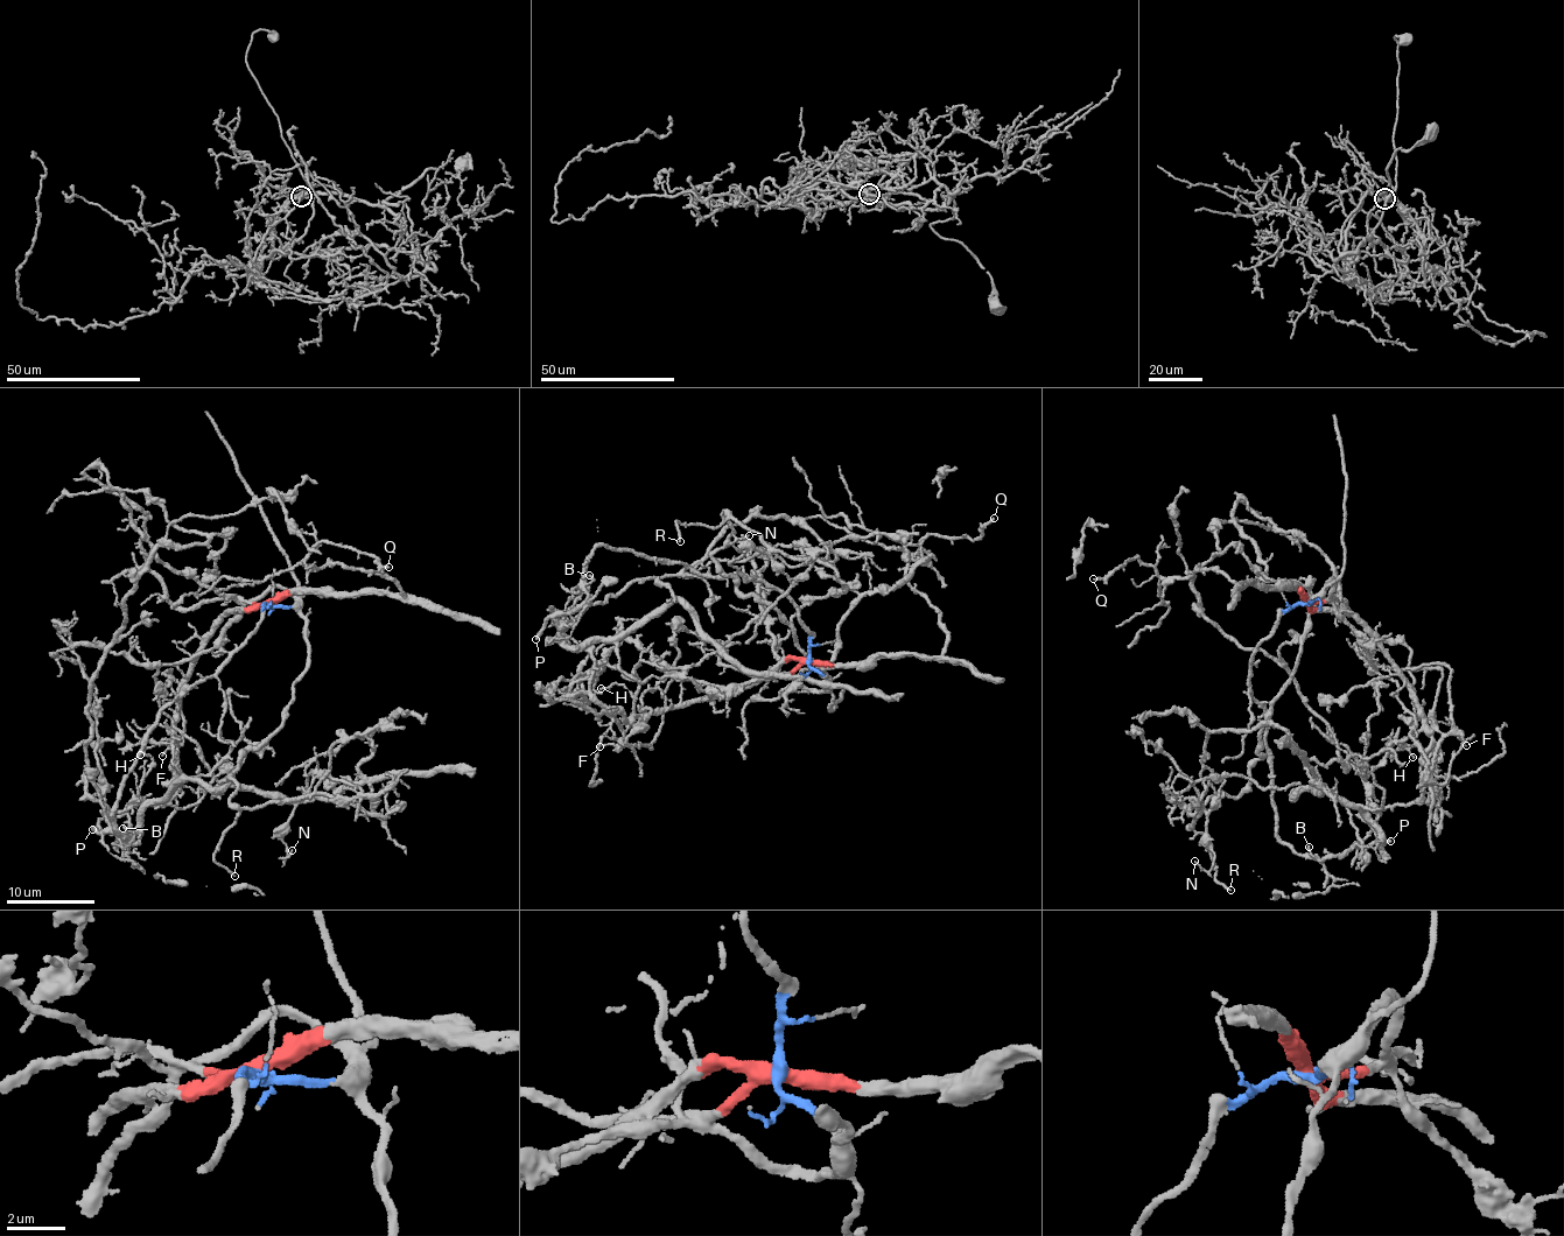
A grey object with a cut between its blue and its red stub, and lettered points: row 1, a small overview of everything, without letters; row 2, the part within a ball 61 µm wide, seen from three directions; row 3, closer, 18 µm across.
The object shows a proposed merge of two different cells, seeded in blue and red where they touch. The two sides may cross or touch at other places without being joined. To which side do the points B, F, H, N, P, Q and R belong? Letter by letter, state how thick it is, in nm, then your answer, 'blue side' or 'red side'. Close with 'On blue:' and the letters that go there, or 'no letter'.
B: 120 nm thick; blue side
F: 120 nm thick; red side
H: 100 nm thick; red side
N: 100 nm thick; blue side
P: 220 nm thick; blue side
Q: 150 nm thick; red side
R: 140 nm thick; blue side
On blue: B, N, P, R

